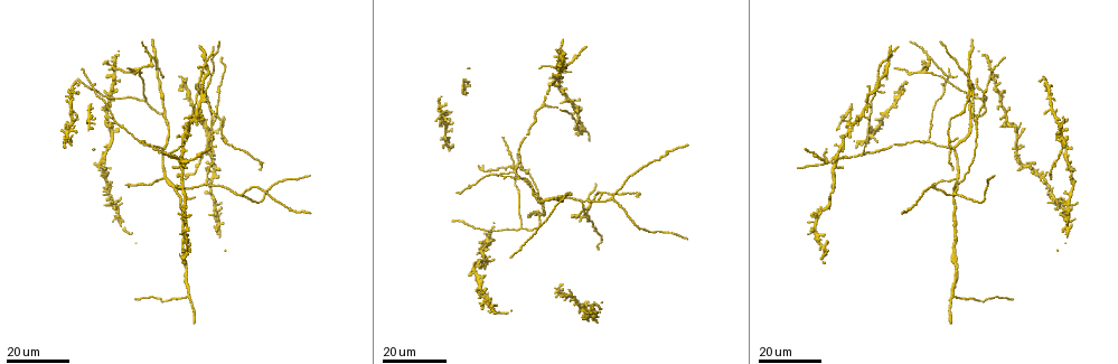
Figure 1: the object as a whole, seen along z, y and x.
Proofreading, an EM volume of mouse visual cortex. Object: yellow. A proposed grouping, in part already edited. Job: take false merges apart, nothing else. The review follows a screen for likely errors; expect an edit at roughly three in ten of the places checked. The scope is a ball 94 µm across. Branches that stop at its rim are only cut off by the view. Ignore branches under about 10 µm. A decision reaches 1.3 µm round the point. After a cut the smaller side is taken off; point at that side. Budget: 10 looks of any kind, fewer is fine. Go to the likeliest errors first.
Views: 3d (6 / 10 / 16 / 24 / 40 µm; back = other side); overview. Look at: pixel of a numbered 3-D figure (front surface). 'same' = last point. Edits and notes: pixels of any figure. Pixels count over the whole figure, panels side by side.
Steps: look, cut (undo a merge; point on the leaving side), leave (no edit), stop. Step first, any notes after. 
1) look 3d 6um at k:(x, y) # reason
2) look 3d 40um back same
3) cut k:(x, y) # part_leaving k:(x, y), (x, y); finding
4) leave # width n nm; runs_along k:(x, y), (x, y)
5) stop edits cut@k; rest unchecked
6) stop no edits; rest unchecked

look 3d 24um at 1:(973, 92) # looks like a crossing

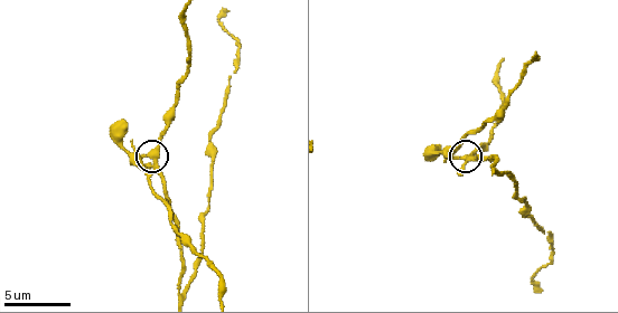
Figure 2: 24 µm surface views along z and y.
look 3d 10um at 2:(458, 160)

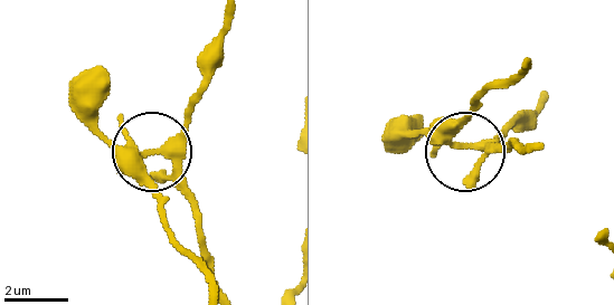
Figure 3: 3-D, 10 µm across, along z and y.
cut 3:(121, 117) # width 290 nm; part_leaving 3:(157, 152), (143, 168), (149, 191), (207, 287); two cells meet here

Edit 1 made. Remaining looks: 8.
look 3d 16um at 1:(879, 79) # four arms meet

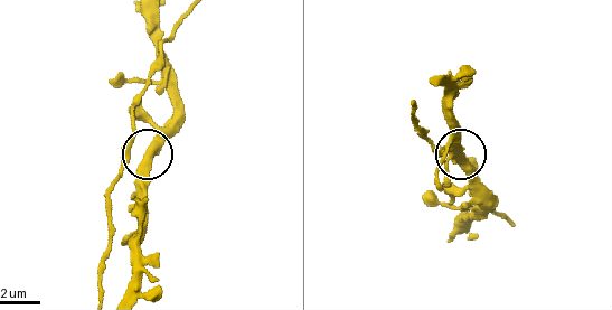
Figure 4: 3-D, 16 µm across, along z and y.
look 3d 6um at 4:(139, 170) # zoom in

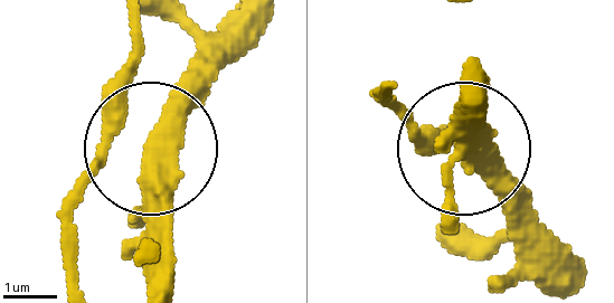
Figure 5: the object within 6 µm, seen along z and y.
leave # continuous, no second cell

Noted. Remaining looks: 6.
look 3d 16um at 1:(186, 160) # four-way junction

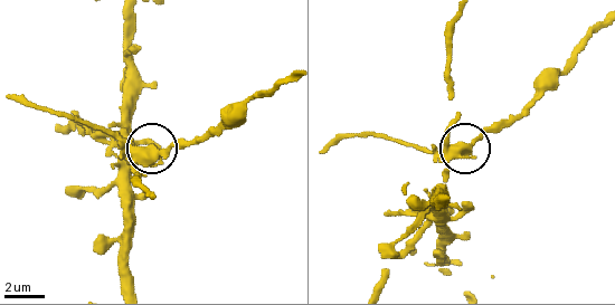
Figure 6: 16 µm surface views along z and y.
look 3d 10um at 6:(138, 156)

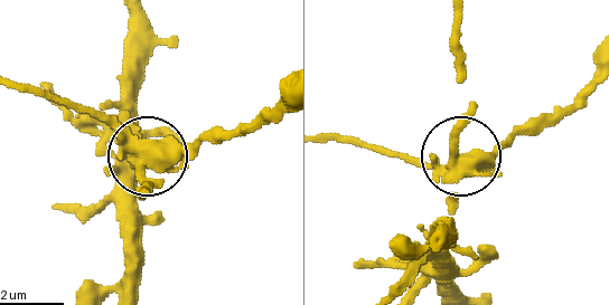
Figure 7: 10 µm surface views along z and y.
look 3d 10um back at 7:(148, 154)

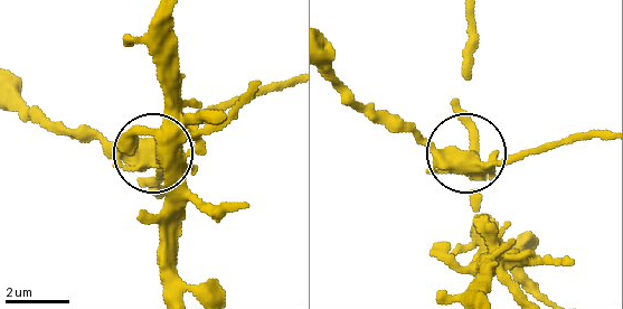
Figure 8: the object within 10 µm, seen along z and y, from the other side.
cut 8:(506, 162) # arms 4; two cells meet here

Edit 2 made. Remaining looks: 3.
look 3d 24um at 1:(541, 204) # arms part here

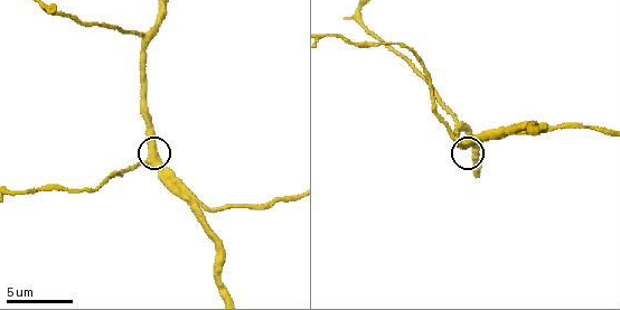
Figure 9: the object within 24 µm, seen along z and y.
look 3d 6um at 9:(464, 144) # zoom in

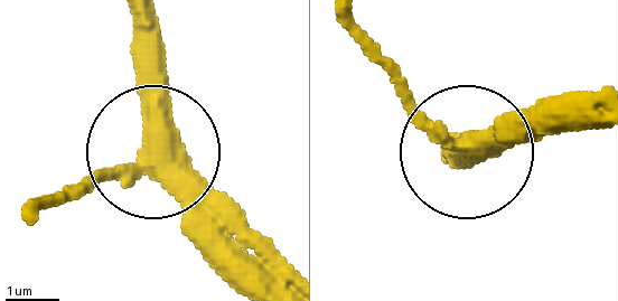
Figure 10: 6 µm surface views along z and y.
leave # arms 3; runs_along 10:(288, 282), (153, 153), (38, 201); all the same cell

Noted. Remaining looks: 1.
stop edits cut@3, cut@8; rest unchecked

